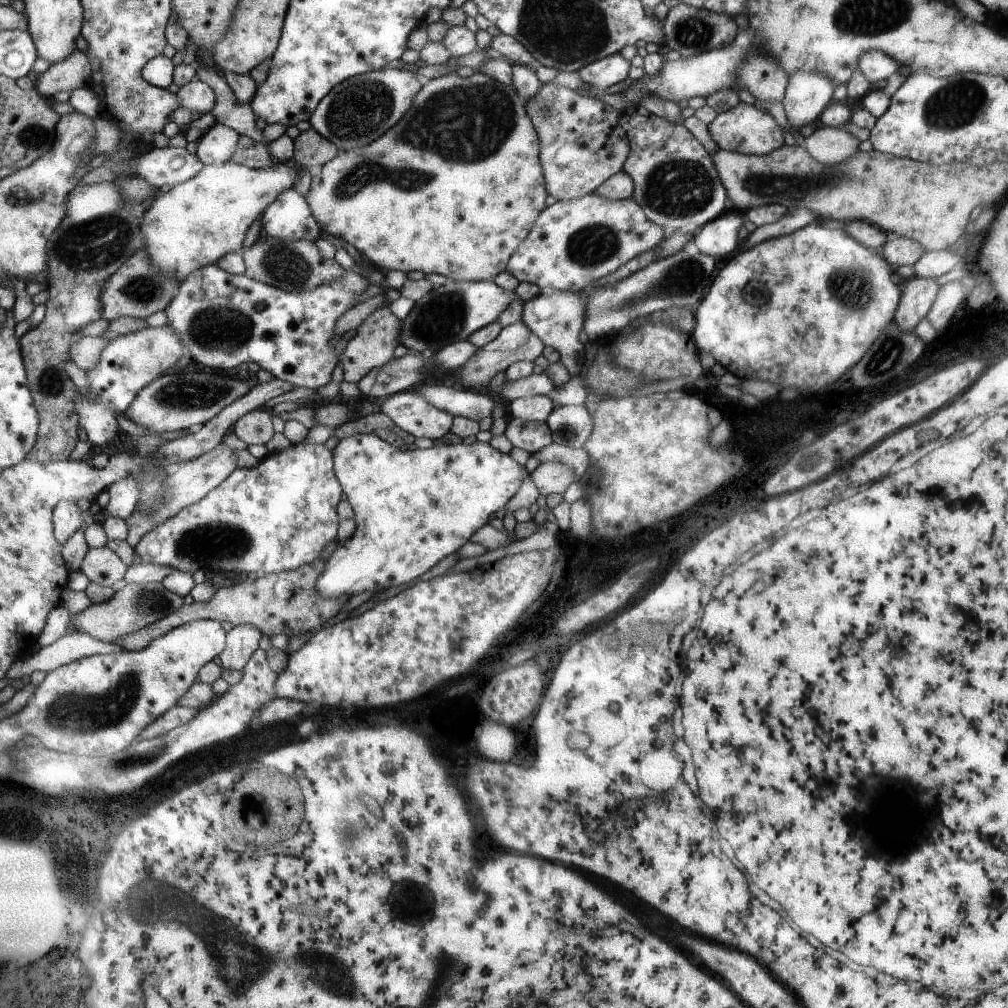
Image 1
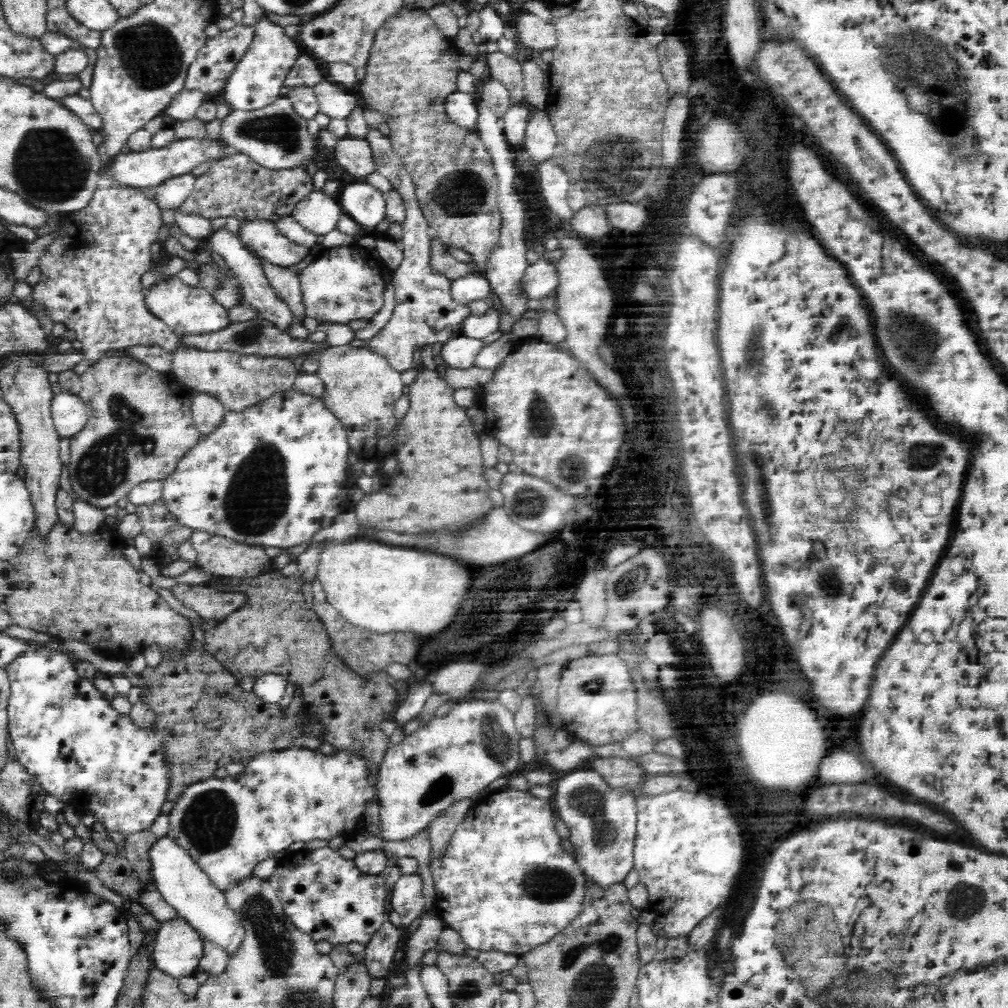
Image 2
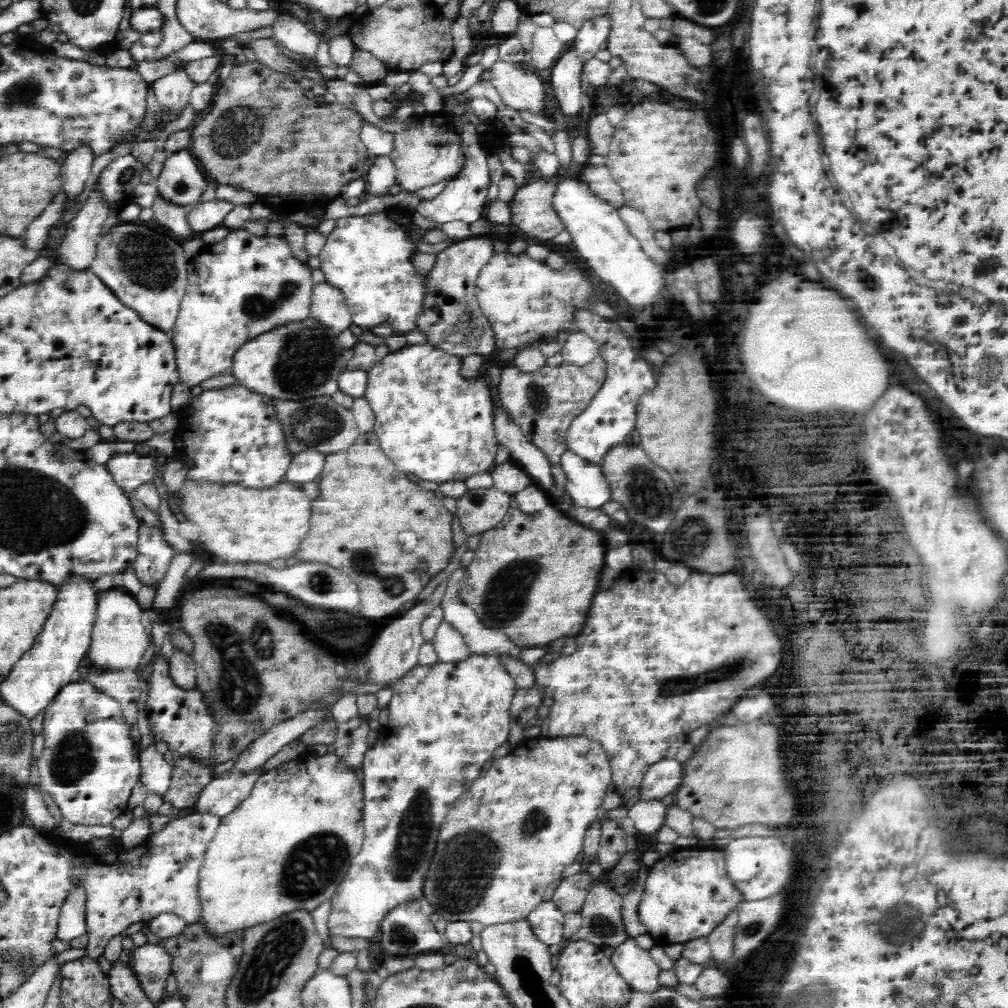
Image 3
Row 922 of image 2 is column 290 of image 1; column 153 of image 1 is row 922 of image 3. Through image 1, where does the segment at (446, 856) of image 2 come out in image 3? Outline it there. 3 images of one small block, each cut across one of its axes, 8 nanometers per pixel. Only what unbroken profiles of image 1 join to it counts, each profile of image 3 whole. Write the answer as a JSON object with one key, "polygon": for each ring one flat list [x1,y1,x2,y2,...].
{"polygon":[[552,901,540,902,525,918,536,938,546,946,563,940,564,913]]}

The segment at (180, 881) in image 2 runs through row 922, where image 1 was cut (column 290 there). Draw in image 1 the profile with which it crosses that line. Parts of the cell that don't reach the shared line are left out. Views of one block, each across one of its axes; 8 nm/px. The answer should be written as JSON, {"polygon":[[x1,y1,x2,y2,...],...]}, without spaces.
{"polygon":[[293,188,283,191,276,197,267,208,265,208,260,219,259,234,279,239,282,241,301,240,315,242,320,238,321,229,315,220,312,212,305,200,304,195,300,195]]}

